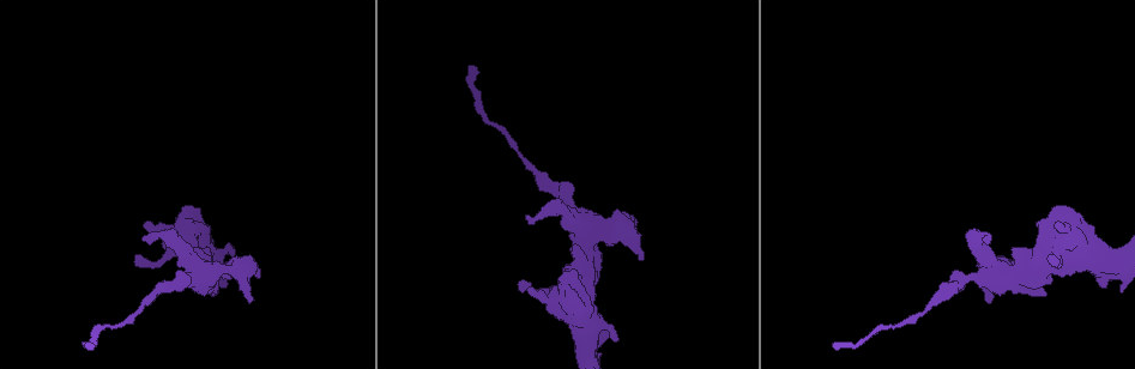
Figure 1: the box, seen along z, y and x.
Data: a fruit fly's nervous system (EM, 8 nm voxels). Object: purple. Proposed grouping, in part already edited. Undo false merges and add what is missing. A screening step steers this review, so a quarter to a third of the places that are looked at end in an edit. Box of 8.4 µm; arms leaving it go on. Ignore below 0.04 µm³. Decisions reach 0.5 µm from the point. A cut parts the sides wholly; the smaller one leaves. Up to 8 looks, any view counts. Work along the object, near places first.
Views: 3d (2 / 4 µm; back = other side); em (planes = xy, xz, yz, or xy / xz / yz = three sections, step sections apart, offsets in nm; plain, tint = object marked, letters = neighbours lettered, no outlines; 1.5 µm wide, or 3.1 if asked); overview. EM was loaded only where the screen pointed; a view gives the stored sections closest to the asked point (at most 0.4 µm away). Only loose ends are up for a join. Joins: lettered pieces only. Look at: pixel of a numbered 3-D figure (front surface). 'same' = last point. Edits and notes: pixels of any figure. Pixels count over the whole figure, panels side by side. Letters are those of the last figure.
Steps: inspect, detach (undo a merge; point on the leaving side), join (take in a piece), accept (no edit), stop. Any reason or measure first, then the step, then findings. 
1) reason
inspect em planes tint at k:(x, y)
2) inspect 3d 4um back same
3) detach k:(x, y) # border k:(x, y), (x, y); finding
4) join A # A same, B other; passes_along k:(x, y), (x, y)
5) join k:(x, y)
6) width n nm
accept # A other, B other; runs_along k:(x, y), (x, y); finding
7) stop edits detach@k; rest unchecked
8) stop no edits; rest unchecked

branch stops here
inspect 3d 2um at 1:(234, 249)

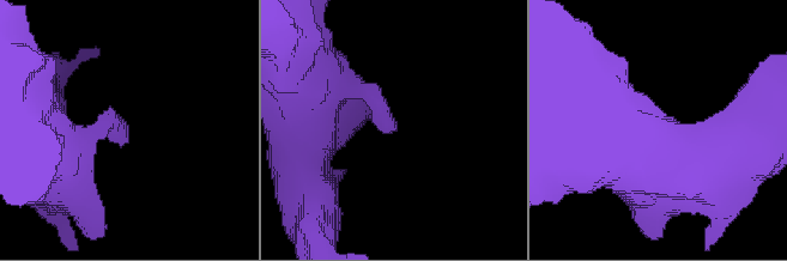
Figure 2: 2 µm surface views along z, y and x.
now the EM
inspect em planes letters at 2:(388, 132)

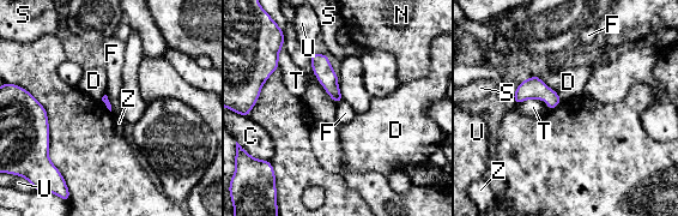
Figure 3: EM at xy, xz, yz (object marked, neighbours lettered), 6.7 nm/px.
accept # C other, D other, F other, N other, S other, T other, U other, Z other; border 3:(343, 100), (337, 103); no lettered piece goes on from it

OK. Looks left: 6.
free end
inspect 3d 4um at 1:(145, 237)

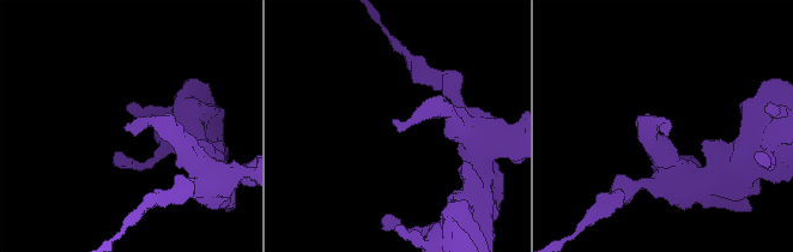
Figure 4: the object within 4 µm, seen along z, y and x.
now the EM
inspect em planes letters at 4:(125, 127)

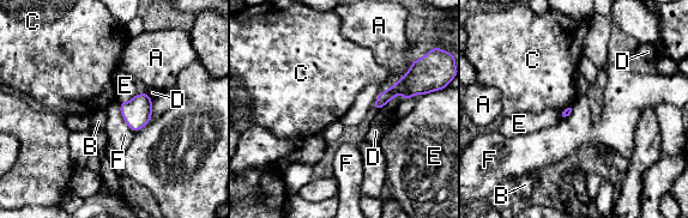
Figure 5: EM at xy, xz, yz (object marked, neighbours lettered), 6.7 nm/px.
accept # A other, B other, C other, D other, E other, F other; no lettered piece goes on from it

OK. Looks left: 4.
thin end
inspect 3d 2um at 1:(472, 67)

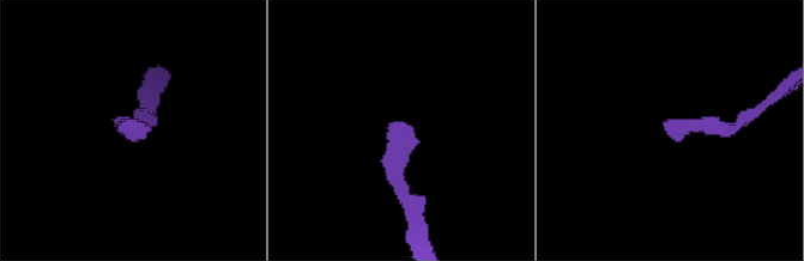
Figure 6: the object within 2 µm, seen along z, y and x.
inspect em planes plain at 6:(405, 125)

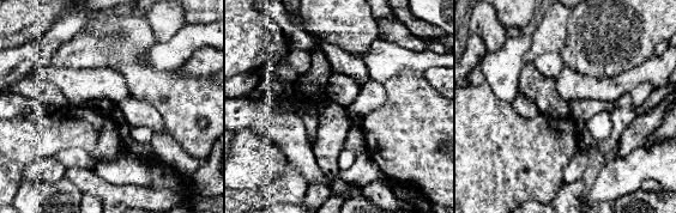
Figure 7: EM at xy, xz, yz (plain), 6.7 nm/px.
inspect em planes letters same

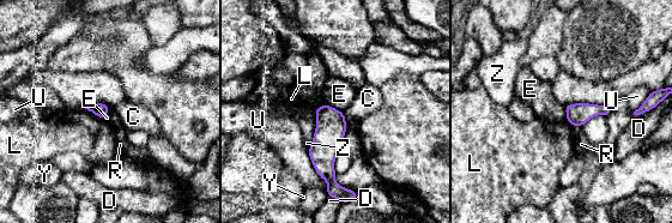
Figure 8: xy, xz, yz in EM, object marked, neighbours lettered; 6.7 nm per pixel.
accept # C other, D other, E other, L other, R other, U other, Y other, Z other; border 8:(322, 103), (330, 104), (343, 113); no lettered piece goes on from it

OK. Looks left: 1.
stop no edits; rest unchecked

